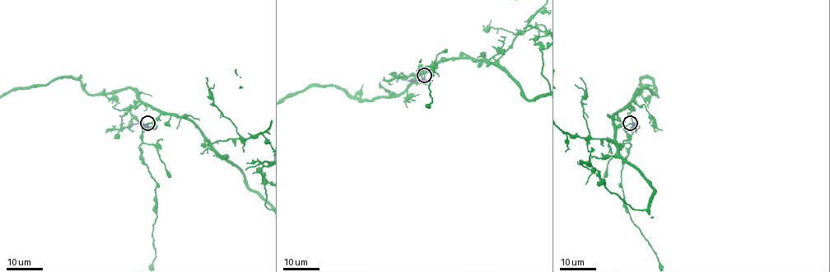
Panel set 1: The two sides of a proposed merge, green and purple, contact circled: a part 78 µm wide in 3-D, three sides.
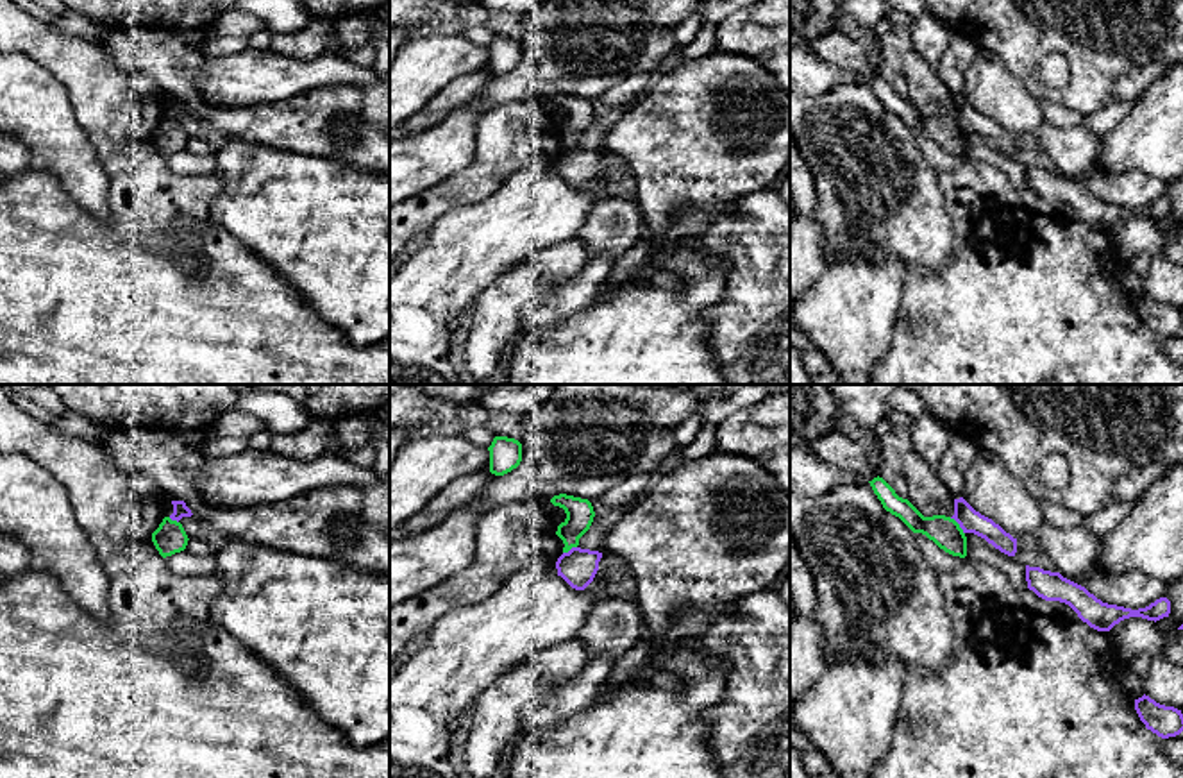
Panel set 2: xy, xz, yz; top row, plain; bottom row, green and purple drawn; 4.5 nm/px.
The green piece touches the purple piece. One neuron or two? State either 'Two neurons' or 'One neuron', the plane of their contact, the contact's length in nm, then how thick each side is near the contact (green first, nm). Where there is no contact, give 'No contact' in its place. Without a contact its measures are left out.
Two neurons. Touches green in yz. Shared border 100 nm. Thickness 140 nm (green) against 110 nm

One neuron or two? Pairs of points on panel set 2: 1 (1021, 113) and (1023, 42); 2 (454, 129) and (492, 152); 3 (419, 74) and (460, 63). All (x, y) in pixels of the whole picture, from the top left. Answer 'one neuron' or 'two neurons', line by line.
1: two neurons
2: two neurons
3: one neuron

